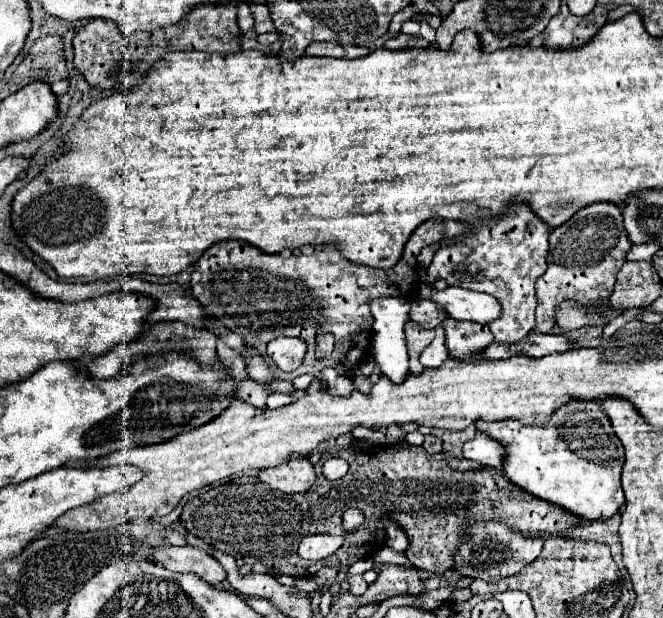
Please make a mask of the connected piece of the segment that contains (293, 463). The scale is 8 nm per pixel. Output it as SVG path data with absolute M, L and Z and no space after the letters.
M293 457L285 465L261 469L257 477L271 489L279 489L283 493L301 493L313 485L315 471L309 459Z

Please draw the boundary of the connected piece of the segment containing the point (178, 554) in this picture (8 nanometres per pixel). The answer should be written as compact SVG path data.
M161 545L153 549L153 559L177 573L197 573L209 585L219 585L227 575L223 567L203 549L193 545Z

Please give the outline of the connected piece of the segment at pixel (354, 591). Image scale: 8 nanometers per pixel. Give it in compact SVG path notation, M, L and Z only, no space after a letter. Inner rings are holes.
M355 575L349 579L349 593L351 595L363 595L367 591L367 587L369 587L369 583L361 575Z

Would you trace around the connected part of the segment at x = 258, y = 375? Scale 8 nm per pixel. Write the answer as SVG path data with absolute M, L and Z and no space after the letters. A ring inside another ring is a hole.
M247 349L245 357L247 357L247 371L249 371L249 377L253 381L257 381L257 383L269 383L269 381L273 381L271 369L263 363L263 359L255 351Z

